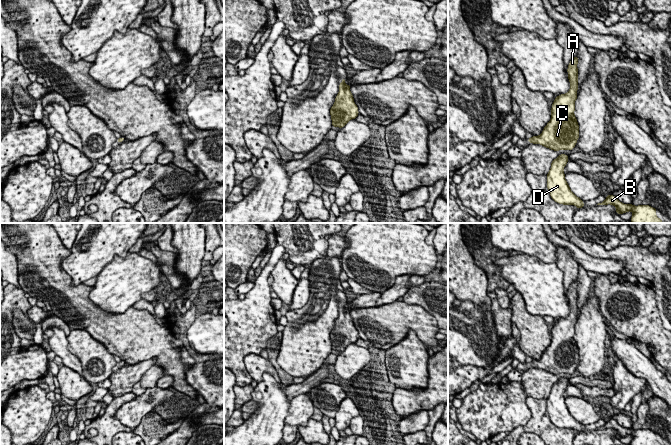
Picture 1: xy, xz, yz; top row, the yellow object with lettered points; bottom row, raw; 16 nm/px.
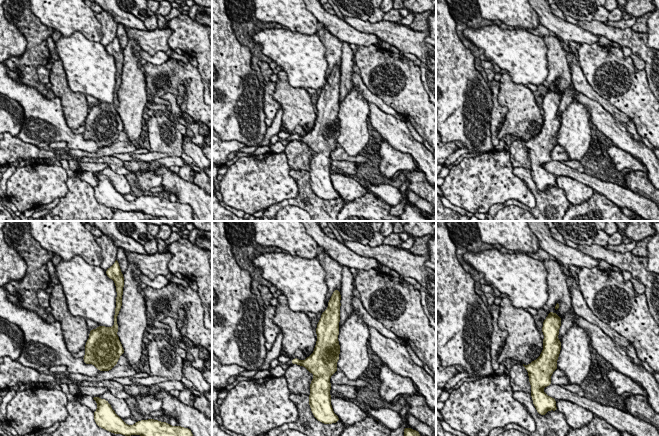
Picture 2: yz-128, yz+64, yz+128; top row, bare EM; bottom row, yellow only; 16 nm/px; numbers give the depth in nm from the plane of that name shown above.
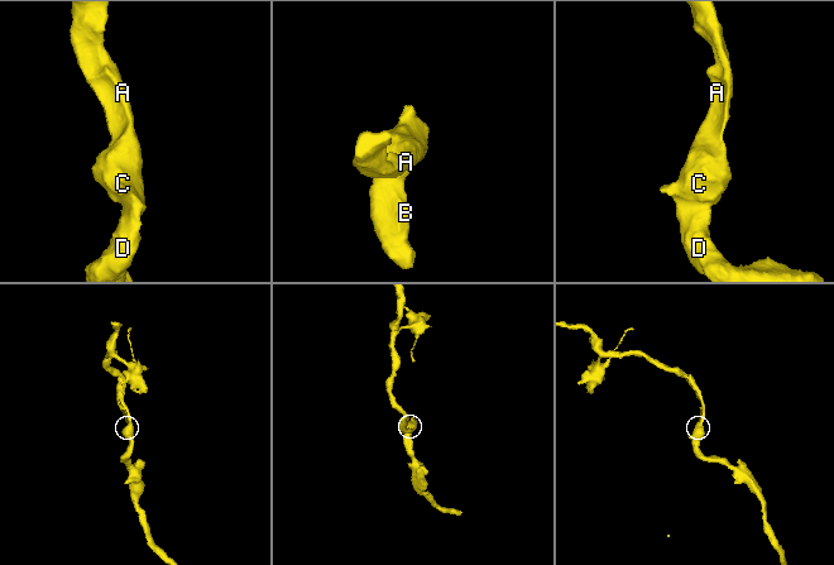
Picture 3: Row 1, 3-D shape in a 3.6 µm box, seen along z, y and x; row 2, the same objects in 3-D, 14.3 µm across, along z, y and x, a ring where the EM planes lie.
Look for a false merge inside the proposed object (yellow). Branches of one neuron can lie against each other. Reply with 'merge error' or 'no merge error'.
no merge error

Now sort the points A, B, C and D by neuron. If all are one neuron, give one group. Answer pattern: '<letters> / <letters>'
A B C D

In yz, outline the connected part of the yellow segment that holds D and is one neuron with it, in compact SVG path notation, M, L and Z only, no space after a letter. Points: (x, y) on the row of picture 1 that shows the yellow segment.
M560 154L551 163L547 177L547 188L551 198L558 204L575 205L578 209L584 207L584 202L570 189L565 179L564 167L568 162L568 155Z

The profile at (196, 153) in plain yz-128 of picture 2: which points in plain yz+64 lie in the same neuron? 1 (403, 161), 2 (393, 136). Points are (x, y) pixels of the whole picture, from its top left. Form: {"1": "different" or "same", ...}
{"1": "different", "2": "same"}

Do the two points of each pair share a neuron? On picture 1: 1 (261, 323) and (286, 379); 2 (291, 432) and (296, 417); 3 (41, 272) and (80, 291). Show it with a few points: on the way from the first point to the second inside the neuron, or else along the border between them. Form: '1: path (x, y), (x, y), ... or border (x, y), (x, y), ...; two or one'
1: border (278, 332), (268, 339), (265, 348); two
2: border (285, 423), (297, 426); two
3: path (51, 282), (61, 291), (70, 291); one

